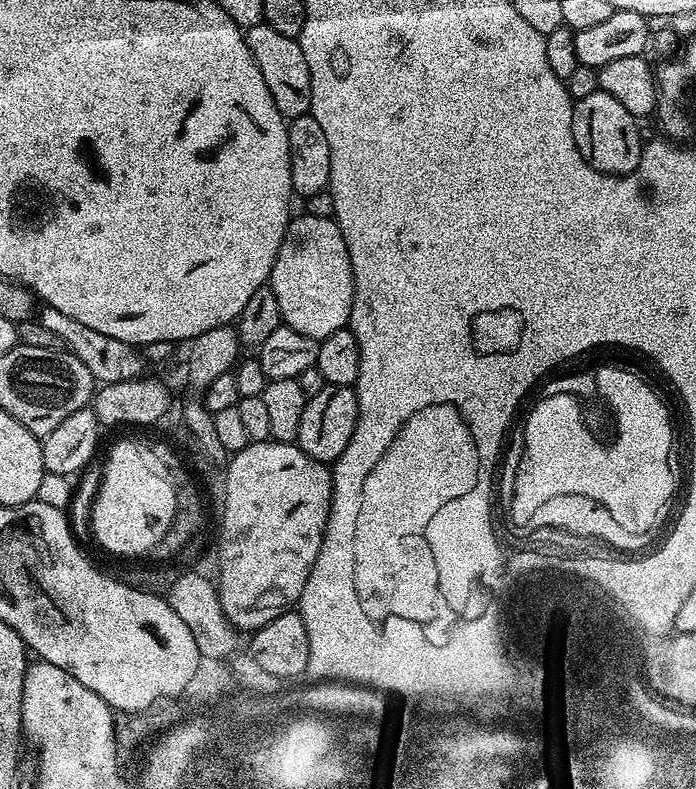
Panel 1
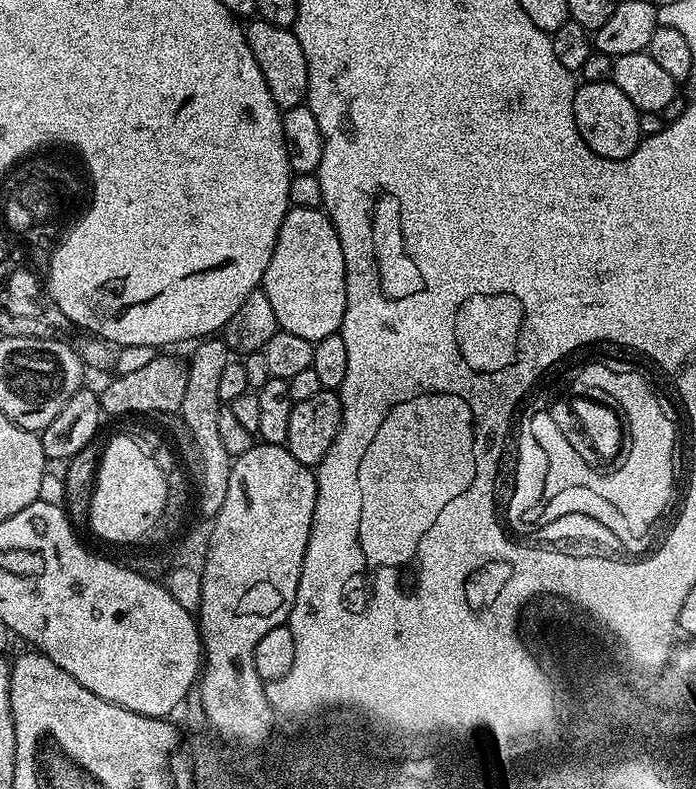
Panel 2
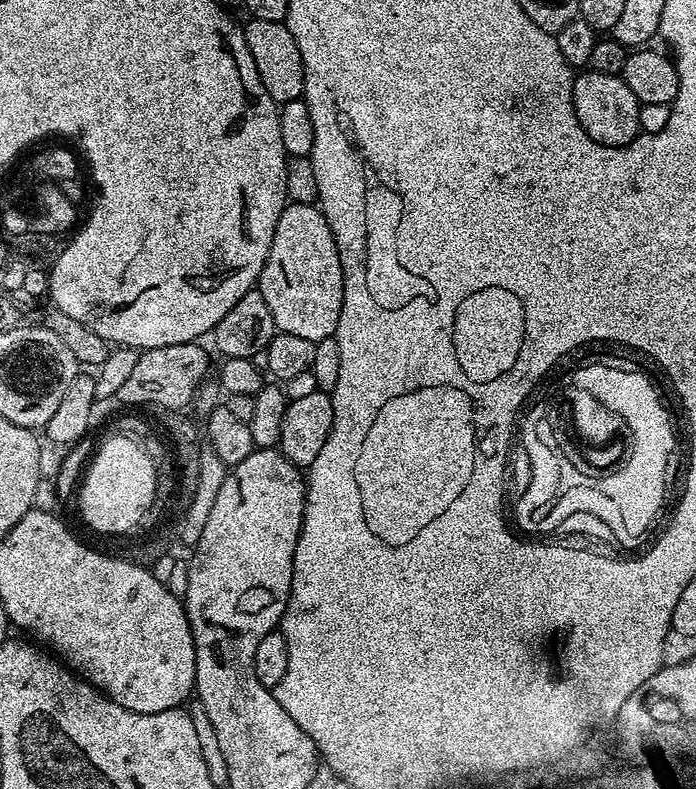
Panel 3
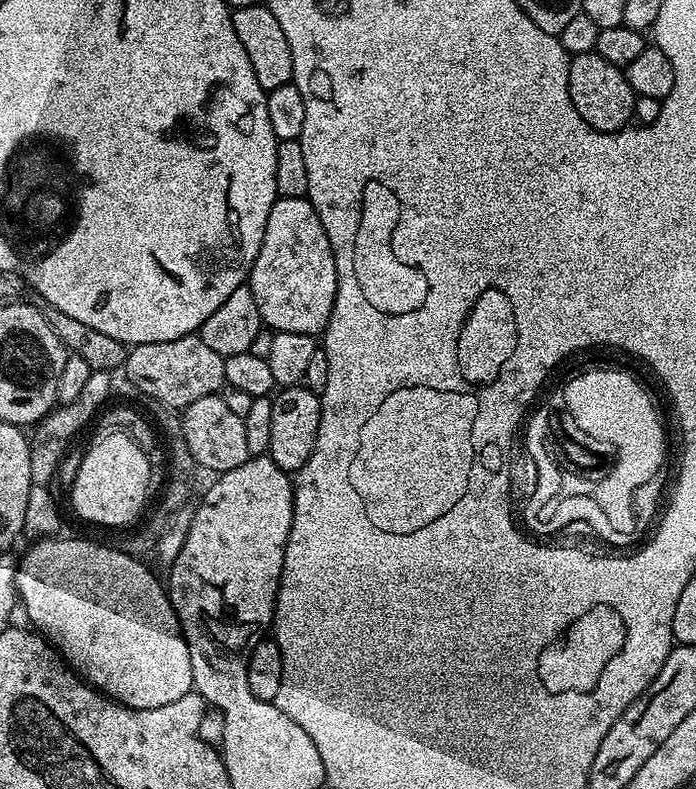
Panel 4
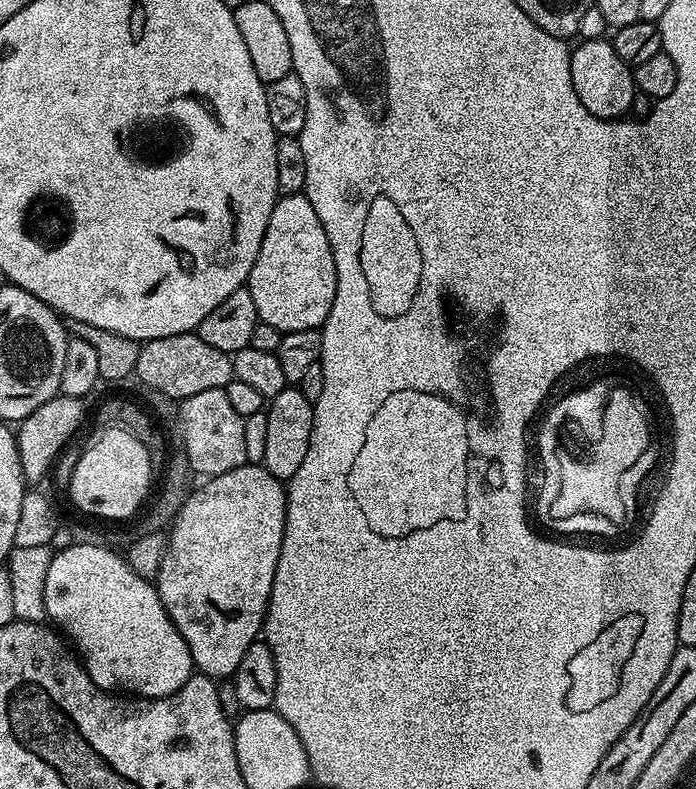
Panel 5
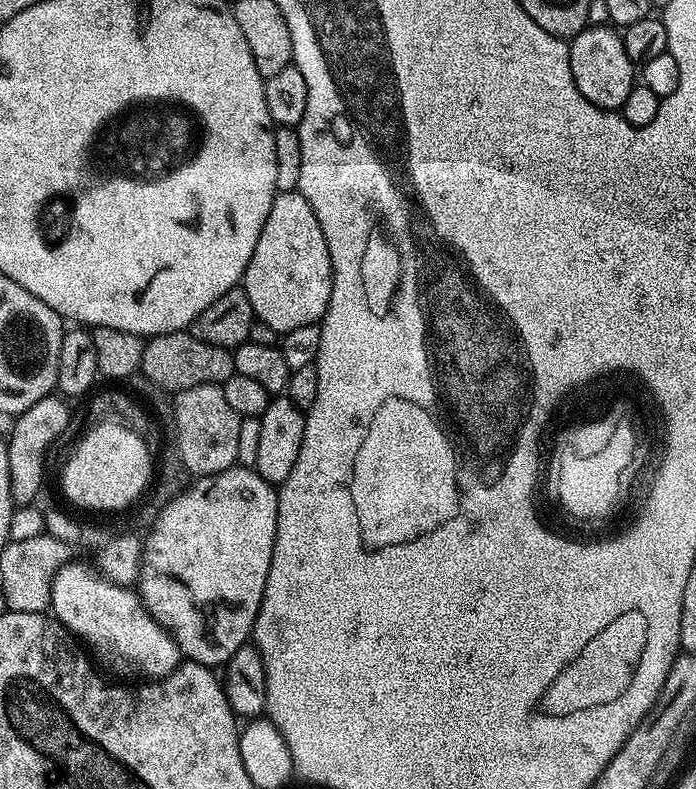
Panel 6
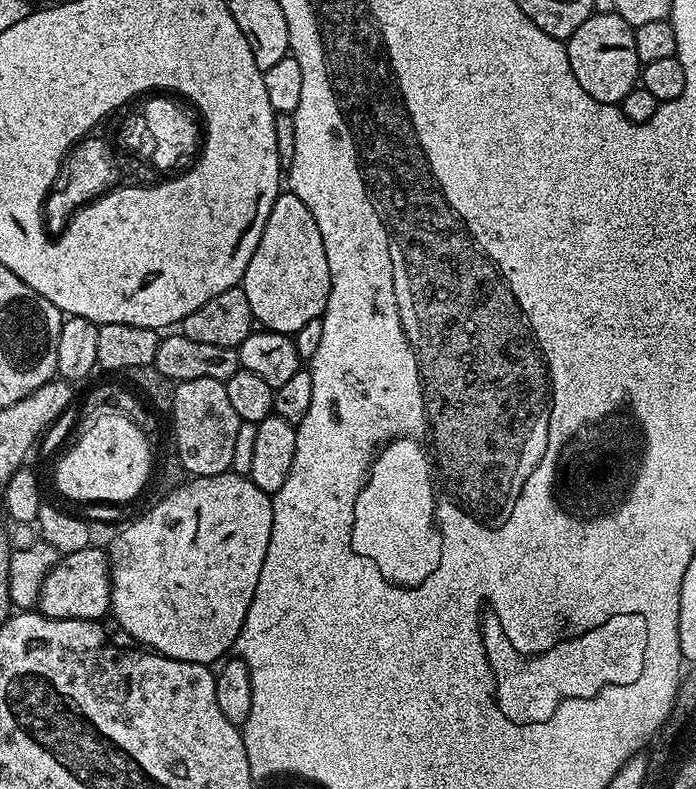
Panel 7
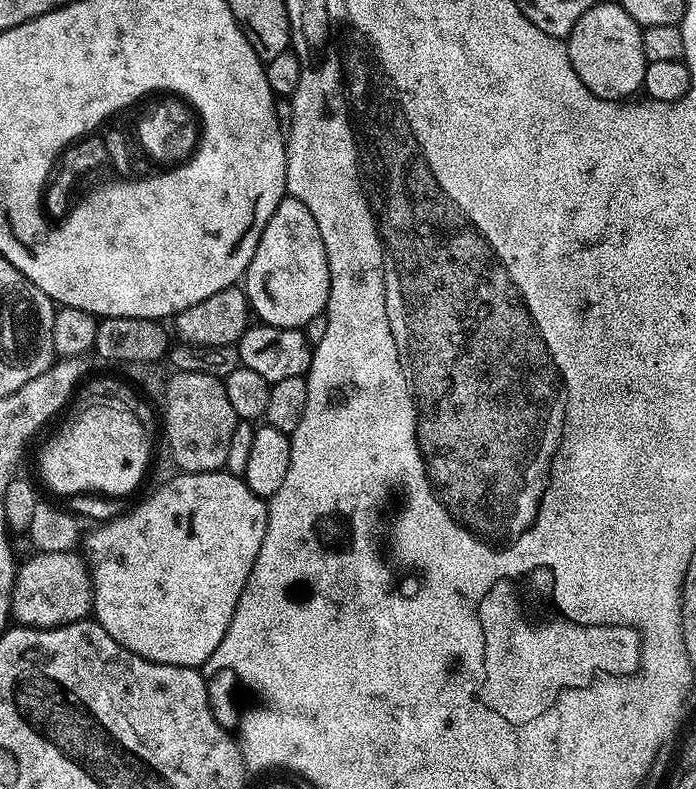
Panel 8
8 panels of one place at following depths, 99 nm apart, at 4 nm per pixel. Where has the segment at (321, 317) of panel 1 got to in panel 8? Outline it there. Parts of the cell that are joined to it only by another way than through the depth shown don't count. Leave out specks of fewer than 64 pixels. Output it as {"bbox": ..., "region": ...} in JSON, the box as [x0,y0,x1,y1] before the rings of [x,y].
{"bbox":[242,195,330,329],"region":[[[285,195],[274,214],[270,214],[270,222],[266,222],[262,238],[258,238],[254,258],[250,258],[250,266],[244,271],[242,287],[255,319],[275,328],[303,329],[310,318],[327,309],[330,270],[326,246],[322,246],[318,222],[314,222],[310,210],[306,210],[298,198]]]}

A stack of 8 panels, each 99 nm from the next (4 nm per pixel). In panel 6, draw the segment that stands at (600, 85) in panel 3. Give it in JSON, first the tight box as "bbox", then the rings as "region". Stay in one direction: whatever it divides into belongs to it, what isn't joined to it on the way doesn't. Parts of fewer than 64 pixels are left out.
{"bbox":[568,26,634,109],"region":[[[585,26],[578,35],[571,37],[568,49],[570,70],[580,93],[599,108],[623,109],[632,92],[634,71],[633,62],[626,54],[623,35],[612,26]]]}

